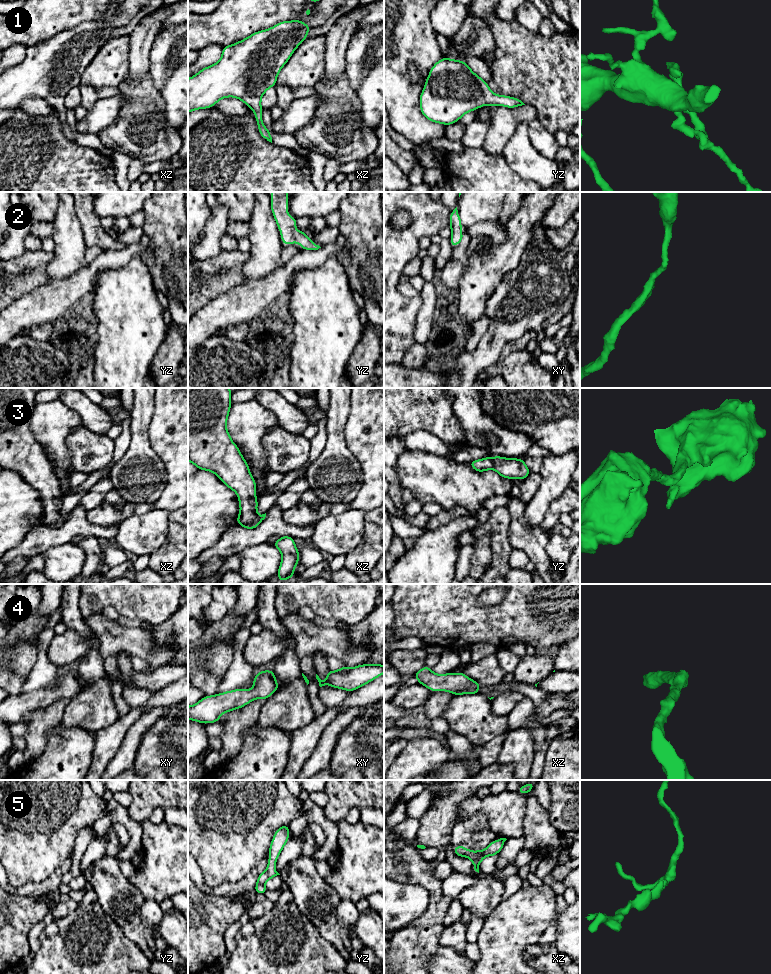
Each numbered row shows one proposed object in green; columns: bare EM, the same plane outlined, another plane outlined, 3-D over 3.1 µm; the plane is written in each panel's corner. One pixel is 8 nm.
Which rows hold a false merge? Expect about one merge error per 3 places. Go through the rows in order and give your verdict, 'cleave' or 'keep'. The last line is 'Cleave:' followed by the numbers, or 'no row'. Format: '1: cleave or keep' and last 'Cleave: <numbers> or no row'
1: keep
2: keep
3: keep
4: keep
5: cleave
Cleave: 5

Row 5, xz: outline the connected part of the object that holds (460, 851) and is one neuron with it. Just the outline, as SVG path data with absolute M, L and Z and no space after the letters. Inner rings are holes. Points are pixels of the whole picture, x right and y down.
M460 845L460 846L456 846L453 849L453 852L455 855L459 857L465 856L466 858L469 858L471 861L475 861L484 854L485 849L479 851L471 851L465 848L463 845Z

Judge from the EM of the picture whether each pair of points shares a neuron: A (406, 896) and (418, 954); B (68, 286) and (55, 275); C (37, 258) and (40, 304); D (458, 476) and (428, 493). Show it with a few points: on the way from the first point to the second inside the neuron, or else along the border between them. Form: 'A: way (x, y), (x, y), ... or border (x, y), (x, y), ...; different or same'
A: border (428, 905), (427, 909), (417, 919), (396, 931); different
B: border (80, 270), (70, 276), (46, 284); different
C: border (46, 283), (18, 299); different
D: way (451, 483), (437, 484), (435, 486); same

